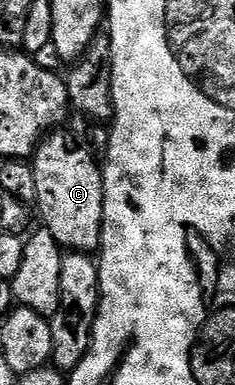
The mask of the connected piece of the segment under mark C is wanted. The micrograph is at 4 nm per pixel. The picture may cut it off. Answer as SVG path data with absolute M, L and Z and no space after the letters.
M53 130L42 139L37 151L31 157L35 170L35 212L41 215L40 223L49 231L51 238L61 245L62 249L75 252L96 253L101 247L101 224L103 202L105 201L105 178L102 165L75 138L65 130Z

